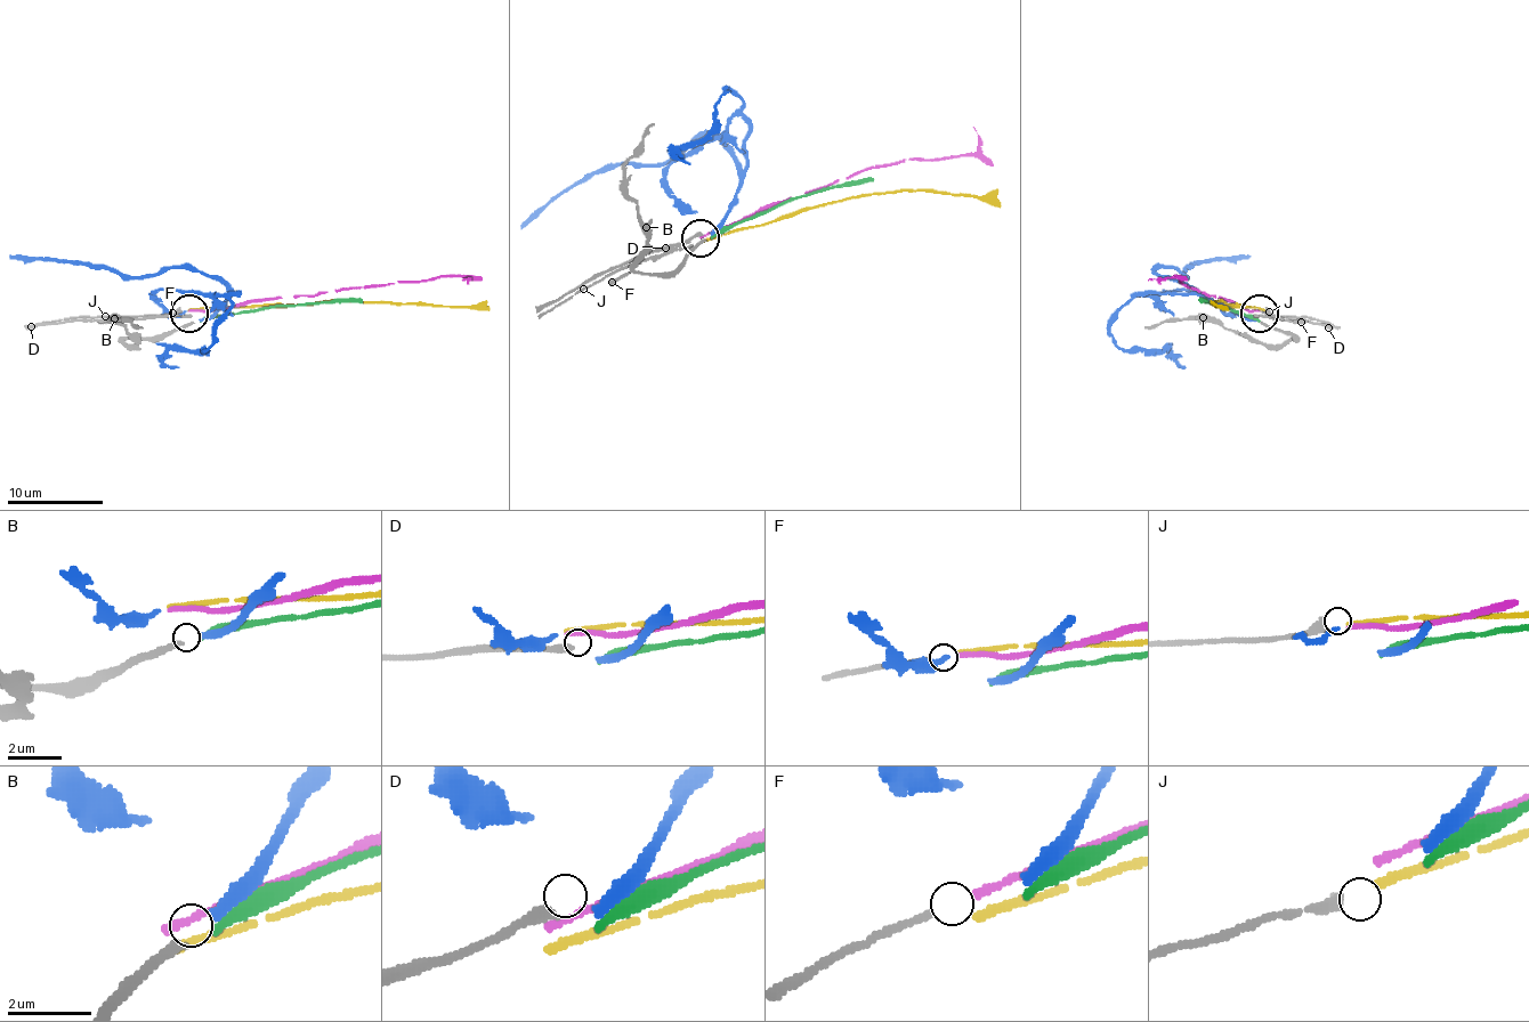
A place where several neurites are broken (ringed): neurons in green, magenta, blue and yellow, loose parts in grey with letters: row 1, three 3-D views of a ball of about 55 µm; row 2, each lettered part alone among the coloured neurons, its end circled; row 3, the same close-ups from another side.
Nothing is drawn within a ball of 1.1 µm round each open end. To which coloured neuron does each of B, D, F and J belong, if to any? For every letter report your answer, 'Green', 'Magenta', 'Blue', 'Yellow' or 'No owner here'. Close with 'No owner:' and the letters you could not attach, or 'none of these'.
B: Blue
D: No owner here
F: Magenta
J: Yellow
No owner: D

